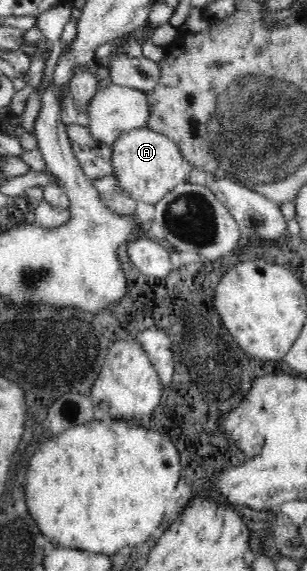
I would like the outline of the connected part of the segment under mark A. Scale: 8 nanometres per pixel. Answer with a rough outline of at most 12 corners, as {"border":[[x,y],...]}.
{"border":[[148,127],[111,145],[119,190],[154,204],[191,169]]}

